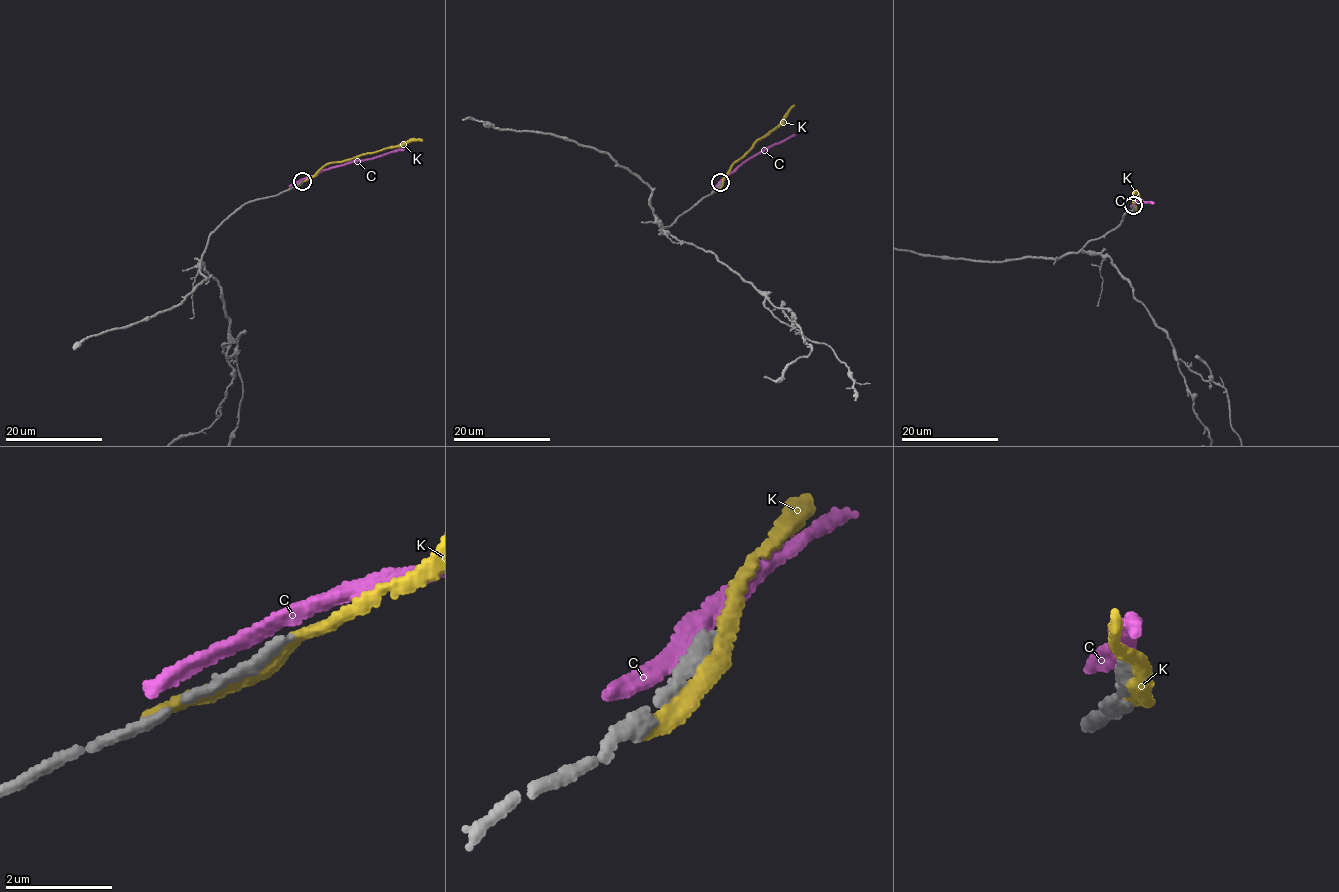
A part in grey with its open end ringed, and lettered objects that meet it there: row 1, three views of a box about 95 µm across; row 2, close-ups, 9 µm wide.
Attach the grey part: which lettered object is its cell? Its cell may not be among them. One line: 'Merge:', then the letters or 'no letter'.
Merge: no letter

